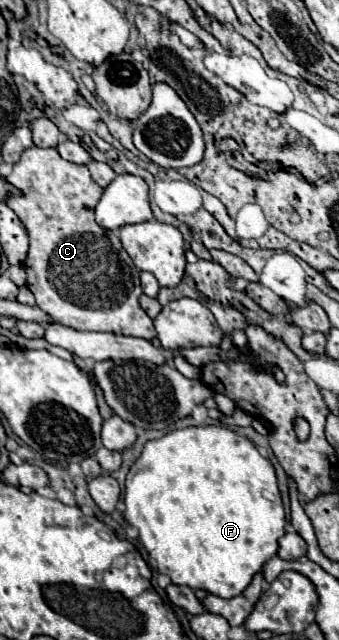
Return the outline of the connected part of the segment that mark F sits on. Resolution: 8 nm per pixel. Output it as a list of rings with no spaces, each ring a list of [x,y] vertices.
[[[222,425],[186,427],[186,429],[166,433],[160,439],[148,441],[142,449],[142,455],[130,467],[128,477],[126,477],[126,511],[124,511],[124,517],[130,525],[134,525],[138,529],[142,545],[146,547],[146,551],[158,563],[158,571],[168,575],[172,579],[172,583],[188,585],[192,589],[206,589],[208,593],[214,593],[214,595],[224,597],[224,599],[230,599],[230,597],[236,597],[236,595],[244,593],[244,589],[252,583],[254,575],[258,571],[262,571],[264,563],[270,557],[276,555],[278,539],[286,533],[286,529],[284,529],[286,527],[286,513],[284,513],[282,497],[280,497],[280,491],[278,491],[278,483],[276,483],[276,471],[274,471],[272,463],[258,453],[258,449],[254,447],[254,443],[250,439],[246,439],[242,435],[236,435],[232,429],[222,427]]]

